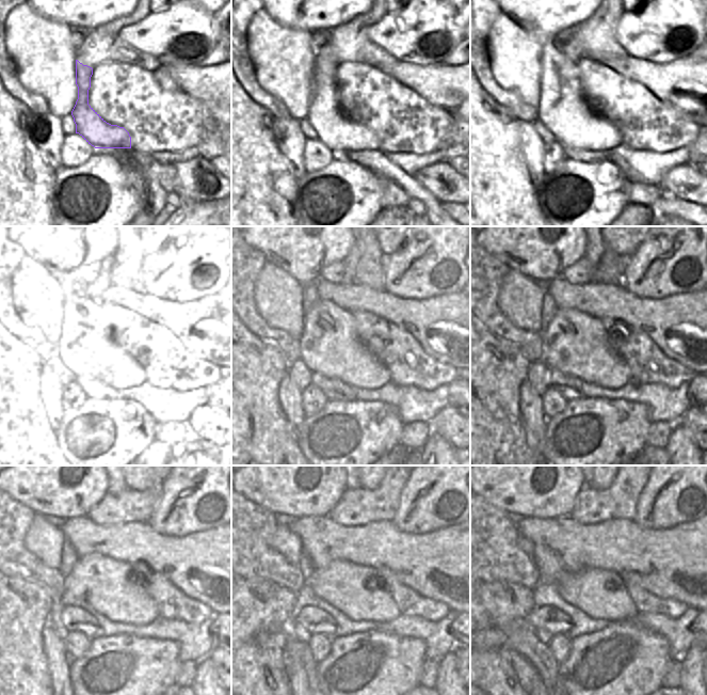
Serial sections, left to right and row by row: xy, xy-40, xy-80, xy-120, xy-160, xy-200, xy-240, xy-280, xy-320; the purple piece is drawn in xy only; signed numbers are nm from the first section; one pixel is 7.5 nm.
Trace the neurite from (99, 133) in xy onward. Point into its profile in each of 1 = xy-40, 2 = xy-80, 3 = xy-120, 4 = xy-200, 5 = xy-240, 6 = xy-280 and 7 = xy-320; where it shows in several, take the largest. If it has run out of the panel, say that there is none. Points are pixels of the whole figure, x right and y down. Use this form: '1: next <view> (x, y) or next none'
1: next xy-40 (340, 135)
2: next xy-80 (563, 109)
3: next xy-120 (87, 346)
4: next xy-200 (574, 343)
5: next xy-240 (111, 587)
6: next xy-280 (360, 593)
7: next xy-320 (600, 594)

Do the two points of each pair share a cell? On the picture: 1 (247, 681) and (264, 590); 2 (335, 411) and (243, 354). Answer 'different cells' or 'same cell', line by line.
1: same cell
2: different cells

